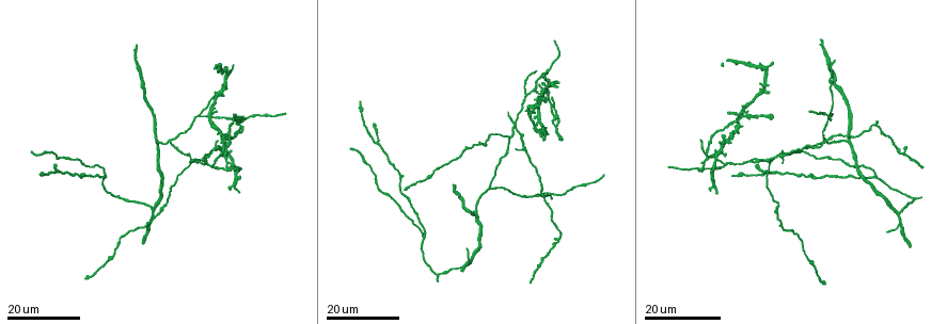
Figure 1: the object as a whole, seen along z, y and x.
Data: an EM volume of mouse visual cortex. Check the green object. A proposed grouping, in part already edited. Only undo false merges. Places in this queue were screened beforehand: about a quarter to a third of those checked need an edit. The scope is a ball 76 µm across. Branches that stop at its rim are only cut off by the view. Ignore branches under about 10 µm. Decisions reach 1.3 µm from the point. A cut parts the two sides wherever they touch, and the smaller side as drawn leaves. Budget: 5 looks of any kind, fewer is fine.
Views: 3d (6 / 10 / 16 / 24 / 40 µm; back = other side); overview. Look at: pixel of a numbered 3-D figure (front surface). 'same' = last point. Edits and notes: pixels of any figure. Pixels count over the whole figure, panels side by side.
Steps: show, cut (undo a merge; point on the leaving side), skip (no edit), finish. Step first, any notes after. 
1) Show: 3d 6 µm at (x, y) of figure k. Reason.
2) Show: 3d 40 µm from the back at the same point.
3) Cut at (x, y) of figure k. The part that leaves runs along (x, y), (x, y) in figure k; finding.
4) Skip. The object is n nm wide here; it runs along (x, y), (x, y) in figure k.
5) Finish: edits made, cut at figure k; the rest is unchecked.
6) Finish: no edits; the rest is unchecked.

Show: 3d 16 µm at (520, 196) of figure 1. Side arm on a straight run.

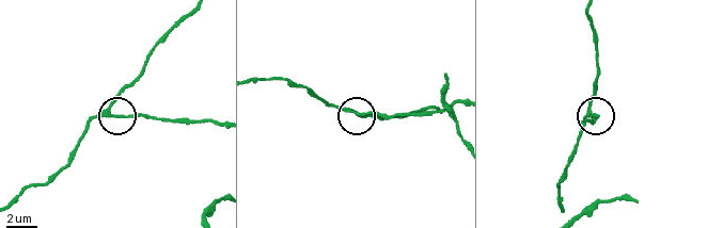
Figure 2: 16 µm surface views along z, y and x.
Show: 3d 6 µm at (109, 112) of figure 2.

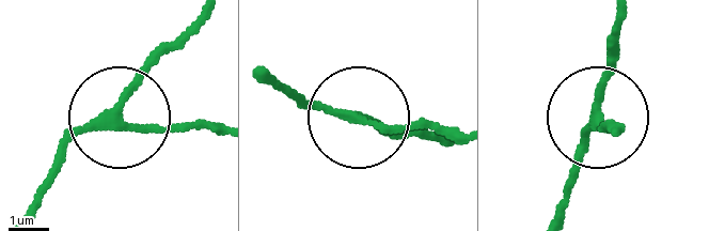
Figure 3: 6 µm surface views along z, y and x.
Skip. 3 arms meet here; it runs along (258, 72), (306, 103), (436, 137) in figure 3; all the same cell.

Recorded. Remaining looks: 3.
Show: 3d 16 µm at (758, 159) of figure 1. Looks like a crossing.

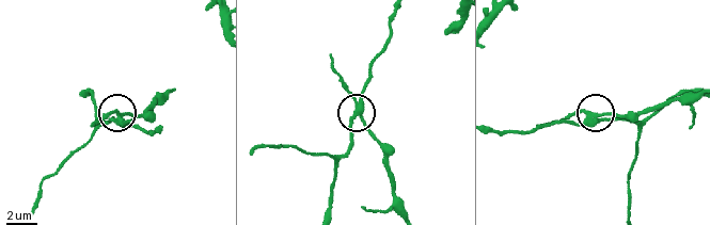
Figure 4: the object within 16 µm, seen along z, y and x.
Show: 3d 10 µm at (597, 115) of figure 4.

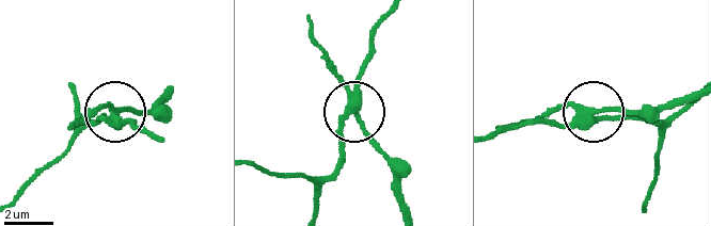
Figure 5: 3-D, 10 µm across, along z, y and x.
Cut at (96, 108) of figure 5. 4 arms meet here; the part that leaves runs along (113, 112), (148, 112), (167, 96) in figure 5; a second cell is stuck on.

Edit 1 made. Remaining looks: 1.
Finish: edits made, cut at figure 5; the rest is unchecked.

